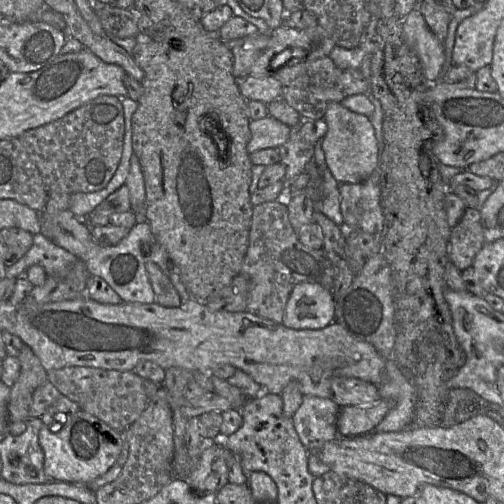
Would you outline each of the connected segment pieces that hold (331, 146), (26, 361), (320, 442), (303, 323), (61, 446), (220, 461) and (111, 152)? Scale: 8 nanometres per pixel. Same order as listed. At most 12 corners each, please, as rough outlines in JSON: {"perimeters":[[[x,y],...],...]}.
{"perimeters":[[[331,102],[321,139],[339,183],[366,180],[378,166],[370,117]],[[24,346],[20,373],[10,387],[8,424],[28,421],[34,391],[47,371]],[[304,395],[291,419],[309,453],[339,435],[340,407]],[[297,284],[282,324],[322,329],[334,322],[331,291]],[[82,410],[43,425],[45,474],[86,483],[116,462],[120,431]],[[205,446],[186,478],[191,493],[217,493],[229,482],[229,455]],[[102,95],[18,138],[51,193],[104,189],[122,99]]]}

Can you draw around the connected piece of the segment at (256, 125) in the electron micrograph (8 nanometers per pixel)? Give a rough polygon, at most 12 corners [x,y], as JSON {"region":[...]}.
{"region":[[271,116],[251,120],[249,155],[282,146],[292,129]]}

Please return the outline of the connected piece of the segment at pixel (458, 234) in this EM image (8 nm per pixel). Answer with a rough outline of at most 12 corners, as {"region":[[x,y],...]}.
{"region":[[479,210],[451,228],[449,260],[470,268],[485,243]]}

